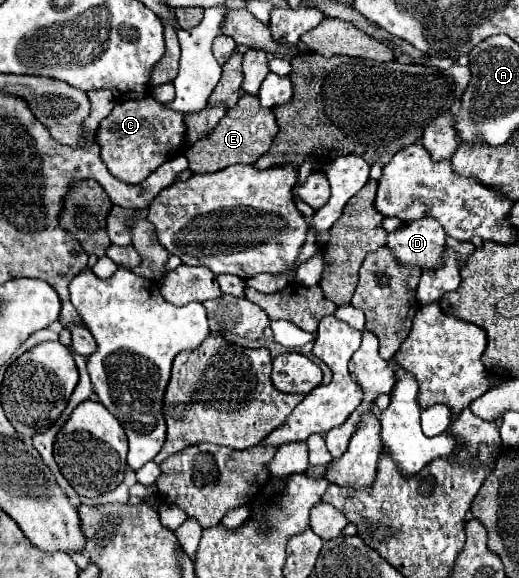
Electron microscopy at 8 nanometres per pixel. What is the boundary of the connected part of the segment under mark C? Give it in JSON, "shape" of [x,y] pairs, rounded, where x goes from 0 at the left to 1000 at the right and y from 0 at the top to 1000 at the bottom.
{"shape":[[[289,164],[277,171],[224,178],[216,196],[193,213],[189,251],[193,272],[212,299],[239,317],[274,317],[293,296],[301,296],[324,275],[347,268],[358,254],[355,199],[328,192],[328,185],[304,178]]]}

